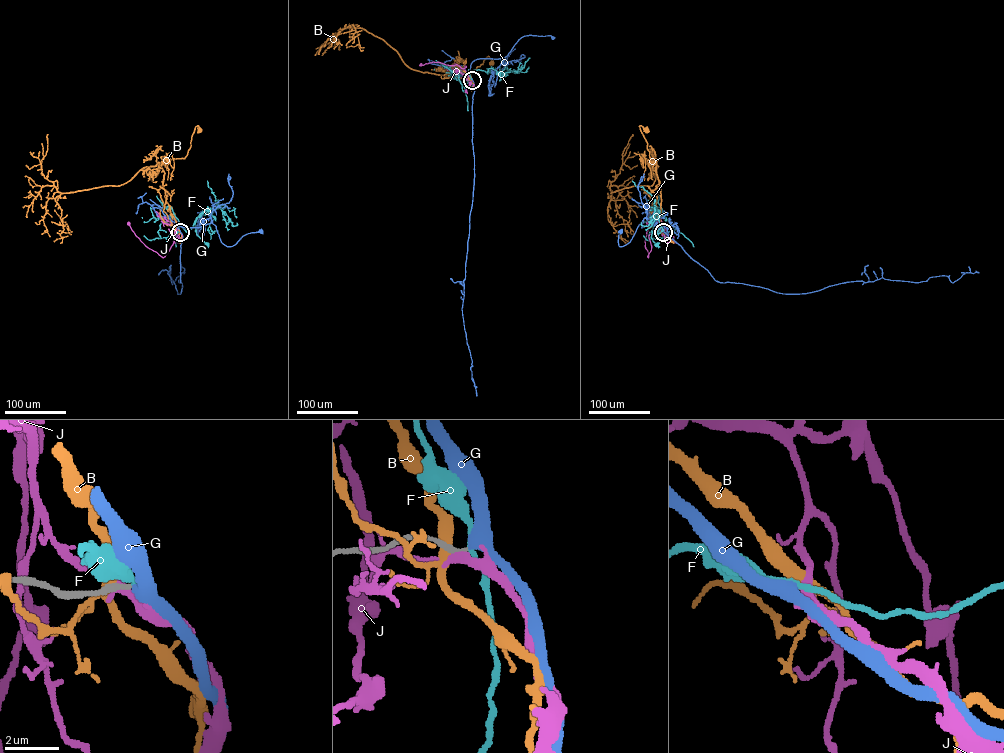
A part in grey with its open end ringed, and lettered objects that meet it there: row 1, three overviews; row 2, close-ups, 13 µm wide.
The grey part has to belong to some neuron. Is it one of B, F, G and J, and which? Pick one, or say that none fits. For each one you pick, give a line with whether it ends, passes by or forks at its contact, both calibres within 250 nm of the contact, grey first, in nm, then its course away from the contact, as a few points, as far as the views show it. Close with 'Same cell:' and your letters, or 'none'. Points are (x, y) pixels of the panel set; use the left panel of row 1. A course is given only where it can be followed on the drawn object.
G: it passes by; calibres 200 and 400 nm; course (180, 232), (178, 225), (199, 227), (211, 222), (221, 242), (230, 246), (244, 235), (261, 231)
Same cell: G

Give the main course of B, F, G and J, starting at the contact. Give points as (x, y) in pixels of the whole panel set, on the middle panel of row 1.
B: (471, 80), (470, 77), (450, 77), (454, 73), (472, 72), (488, 56), (492, 64)
F: (472, 80), (471, 87), (465, 89), (451, 75), (477, 69), (487, 73), (492, 68), (498, 73)
G: (472, 80), (470, 65), (475, 60), (503, 59), (525, 35), (553, 37)
J: (471, 80), (465, 66), (462, 68), (438, 62), (420, 64)

